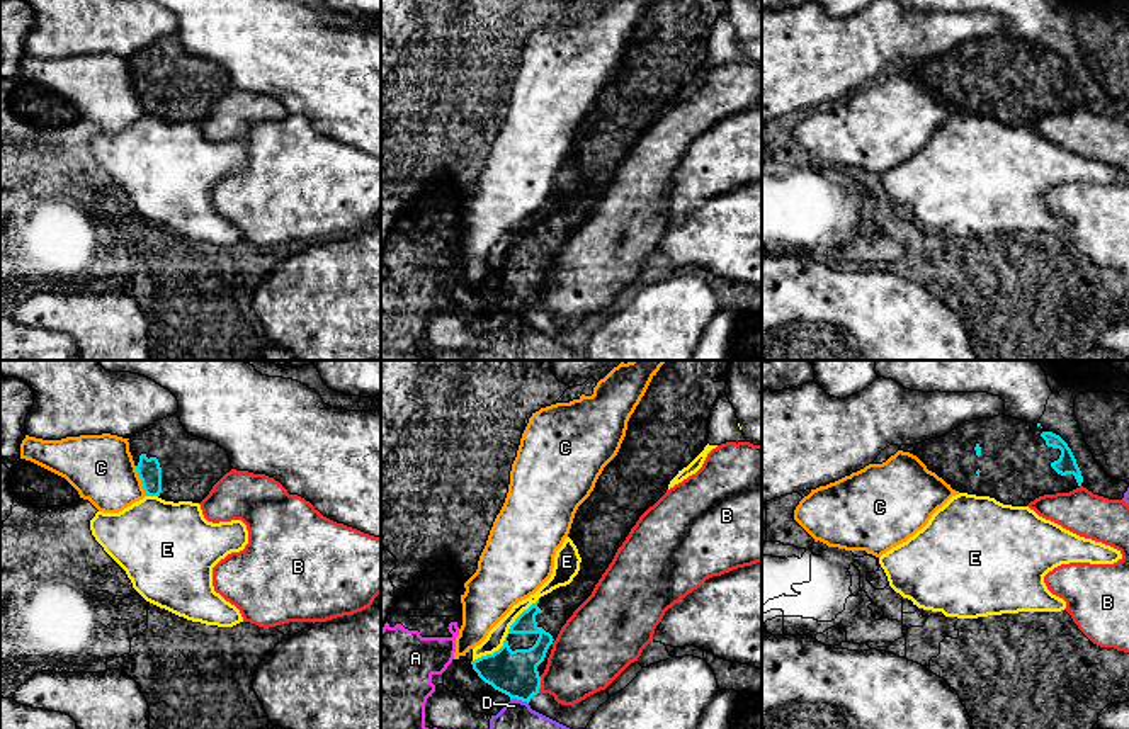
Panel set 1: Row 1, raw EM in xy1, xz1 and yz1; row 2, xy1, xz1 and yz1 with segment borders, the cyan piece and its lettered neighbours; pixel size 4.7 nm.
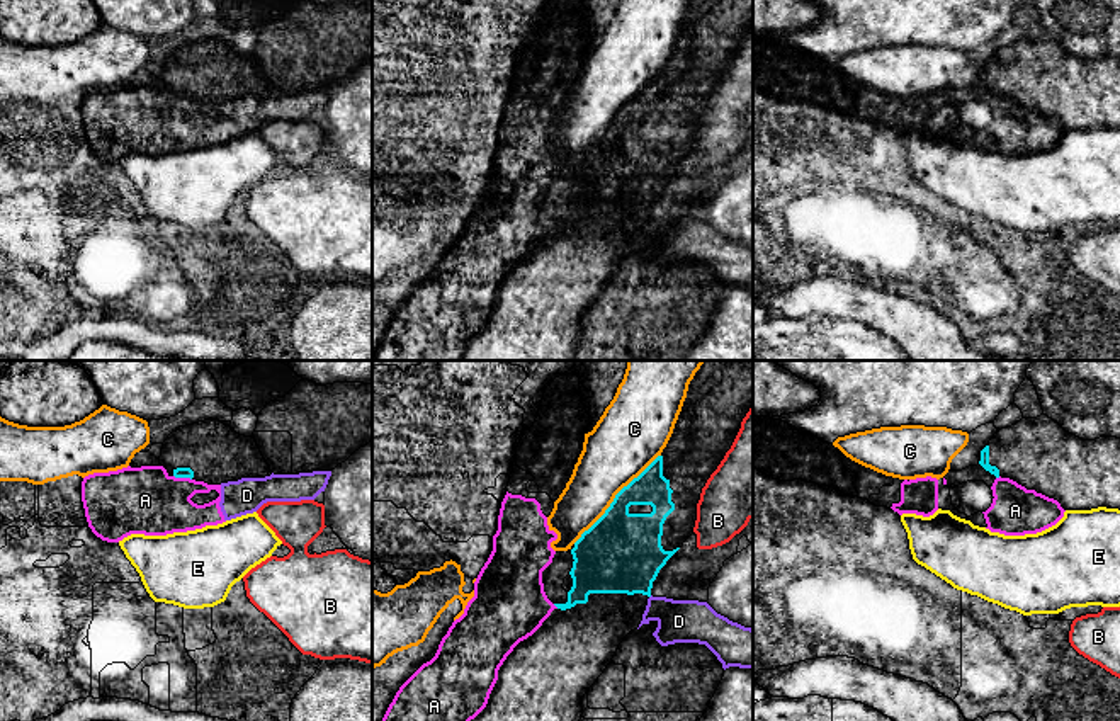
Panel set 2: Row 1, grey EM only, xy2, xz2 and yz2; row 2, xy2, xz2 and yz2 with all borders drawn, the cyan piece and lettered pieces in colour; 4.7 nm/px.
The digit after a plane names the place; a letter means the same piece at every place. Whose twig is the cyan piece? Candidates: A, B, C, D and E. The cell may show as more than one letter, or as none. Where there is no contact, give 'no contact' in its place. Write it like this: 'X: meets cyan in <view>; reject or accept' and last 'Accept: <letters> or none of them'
A: meets cyan in xy2; reject
B: meets cyan in xz1; reject
C: meets cyan in xz2; reject
D: meets cyan in xz1; reject
E: meets cyan in xz1; reject
Accept: none of them

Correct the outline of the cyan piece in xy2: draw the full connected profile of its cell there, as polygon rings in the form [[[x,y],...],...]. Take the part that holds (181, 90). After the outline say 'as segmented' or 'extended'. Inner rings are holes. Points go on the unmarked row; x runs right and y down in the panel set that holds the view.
[[[204,39],[172,51],[163,61],[160,83],[168,95],[207,104],[272,94],[255,58],[236,53],[219,39]]] | extended

